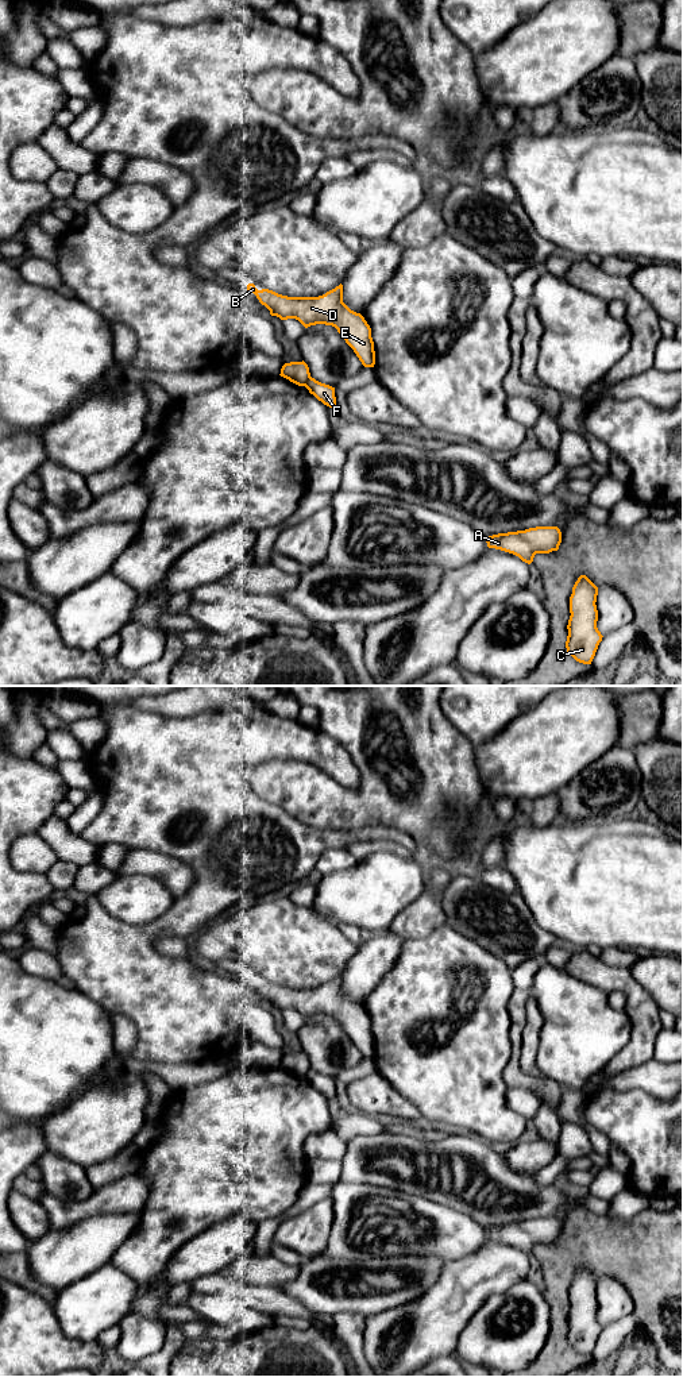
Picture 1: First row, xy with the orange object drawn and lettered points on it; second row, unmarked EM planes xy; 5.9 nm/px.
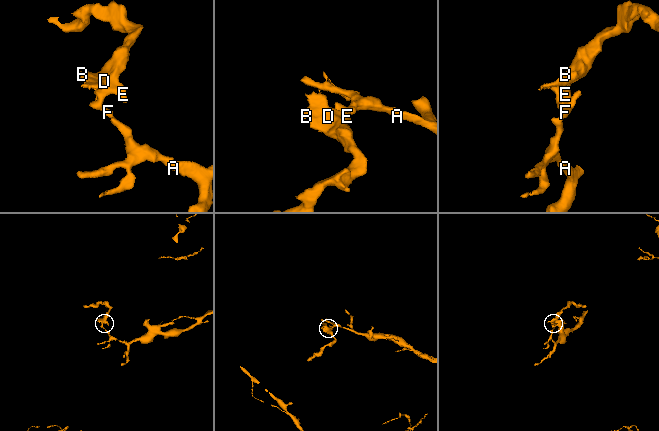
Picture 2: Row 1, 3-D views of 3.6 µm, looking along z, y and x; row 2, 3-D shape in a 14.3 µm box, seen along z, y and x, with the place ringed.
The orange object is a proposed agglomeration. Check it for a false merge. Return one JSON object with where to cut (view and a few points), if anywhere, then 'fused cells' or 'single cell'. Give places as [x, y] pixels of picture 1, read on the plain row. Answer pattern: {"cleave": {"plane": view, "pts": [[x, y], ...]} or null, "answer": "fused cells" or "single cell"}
{"cleave": {"plane": "xy", "pts": [[311, 1068], [304, 1076]]}, "answer": "fused cells"}

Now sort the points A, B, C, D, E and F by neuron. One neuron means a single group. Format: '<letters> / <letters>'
A C F / B D E

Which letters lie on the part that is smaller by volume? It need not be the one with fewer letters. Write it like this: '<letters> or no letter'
B, D, E

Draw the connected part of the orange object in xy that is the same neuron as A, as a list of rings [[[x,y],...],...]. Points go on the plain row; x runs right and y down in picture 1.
[[[536,1218],[493,1226],[486,1230],[486,1234],[489,1239],[513,1245],[530,1256],[536,1245],[549,1245],[559,1241],[562,1223],[557,1218]]]

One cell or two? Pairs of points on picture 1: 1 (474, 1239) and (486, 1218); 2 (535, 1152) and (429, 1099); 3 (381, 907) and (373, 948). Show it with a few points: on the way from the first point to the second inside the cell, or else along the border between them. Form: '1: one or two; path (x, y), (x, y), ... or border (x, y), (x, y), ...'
1: two; border (455, 1210), (470, 1215), (485, 1230)
2: two; border (524, 1137), (514, 1144)
3: two; border (386, 930), (366, 936)

